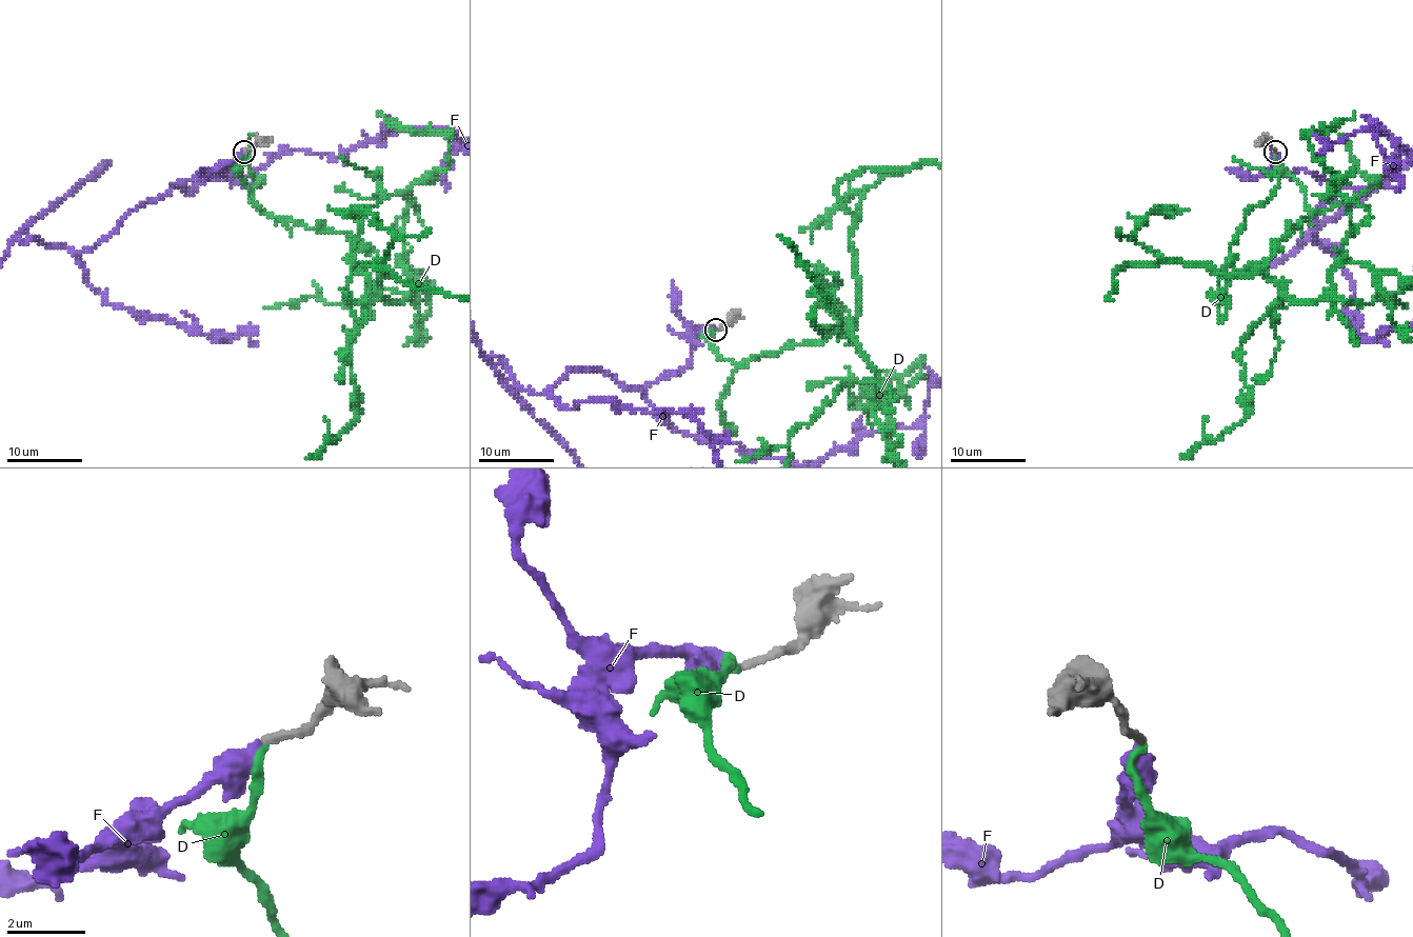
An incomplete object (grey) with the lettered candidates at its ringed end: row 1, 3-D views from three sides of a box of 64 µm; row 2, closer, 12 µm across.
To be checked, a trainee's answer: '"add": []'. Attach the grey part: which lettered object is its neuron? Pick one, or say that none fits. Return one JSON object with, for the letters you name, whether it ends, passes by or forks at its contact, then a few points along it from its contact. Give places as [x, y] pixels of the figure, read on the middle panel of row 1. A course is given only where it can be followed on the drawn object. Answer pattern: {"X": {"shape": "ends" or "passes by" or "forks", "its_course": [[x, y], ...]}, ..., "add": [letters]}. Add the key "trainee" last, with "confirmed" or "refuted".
{"F": {"shape": "ends"}, "add": ["F"], "trainee": "refuted"}

